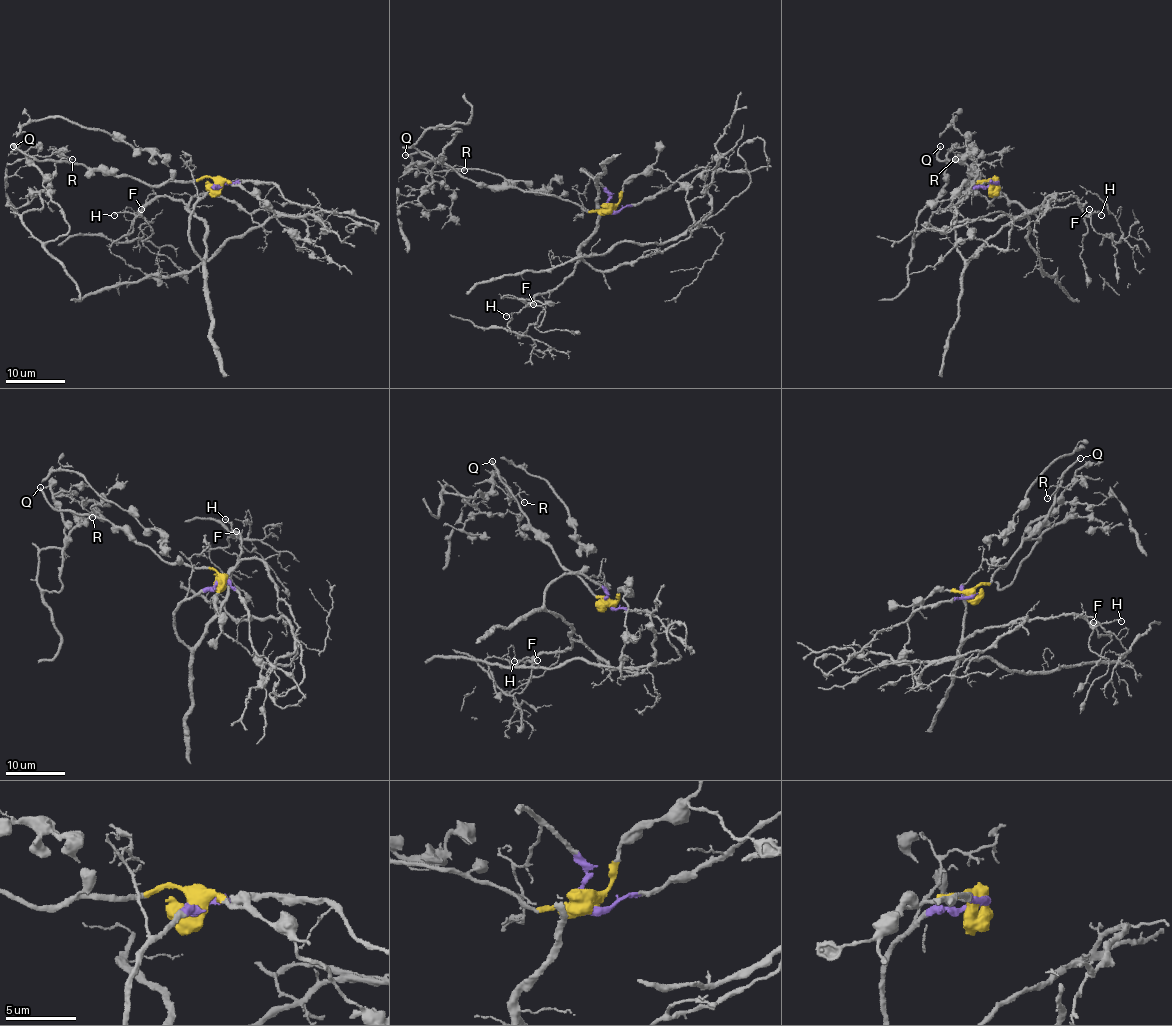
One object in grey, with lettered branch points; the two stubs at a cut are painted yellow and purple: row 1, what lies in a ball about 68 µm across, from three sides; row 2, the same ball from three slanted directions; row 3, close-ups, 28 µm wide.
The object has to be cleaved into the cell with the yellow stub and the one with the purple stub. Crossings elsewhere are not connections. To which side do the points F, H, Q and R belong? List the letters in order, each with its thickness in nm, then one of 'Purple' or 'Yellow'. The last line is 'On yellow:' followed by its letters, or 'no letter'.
F: Thickness 160 nm. Purple
H: Thickness 160 nm. Purple
Q: Thickness 280 nm. Yellow
R: Thickness 110 nm. Yellow
On yellow: Q, R

